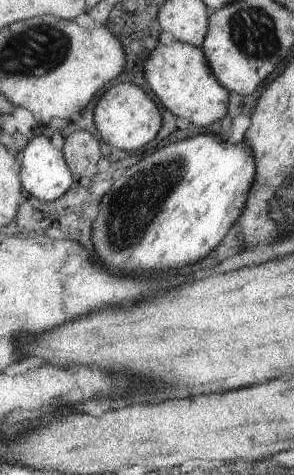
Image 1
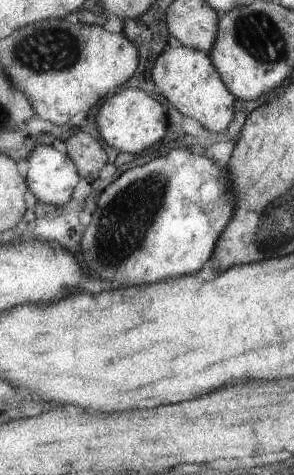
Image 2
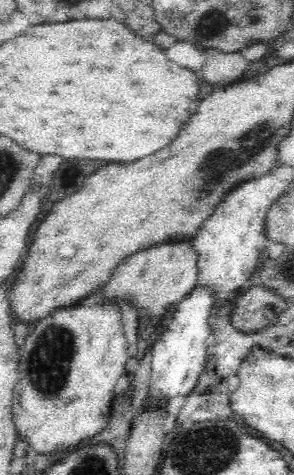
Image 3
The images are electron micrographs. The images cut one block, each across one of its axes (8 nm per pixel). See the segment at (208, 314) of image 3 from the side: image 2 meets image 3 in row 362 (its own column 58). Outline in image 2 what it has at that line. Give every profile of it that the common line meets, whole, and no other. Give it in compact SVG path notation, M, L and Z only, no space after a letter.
M35 146L27 160L29 188L41 206L65 206L73 200L81 174L69 154L61 154L53 146Z

